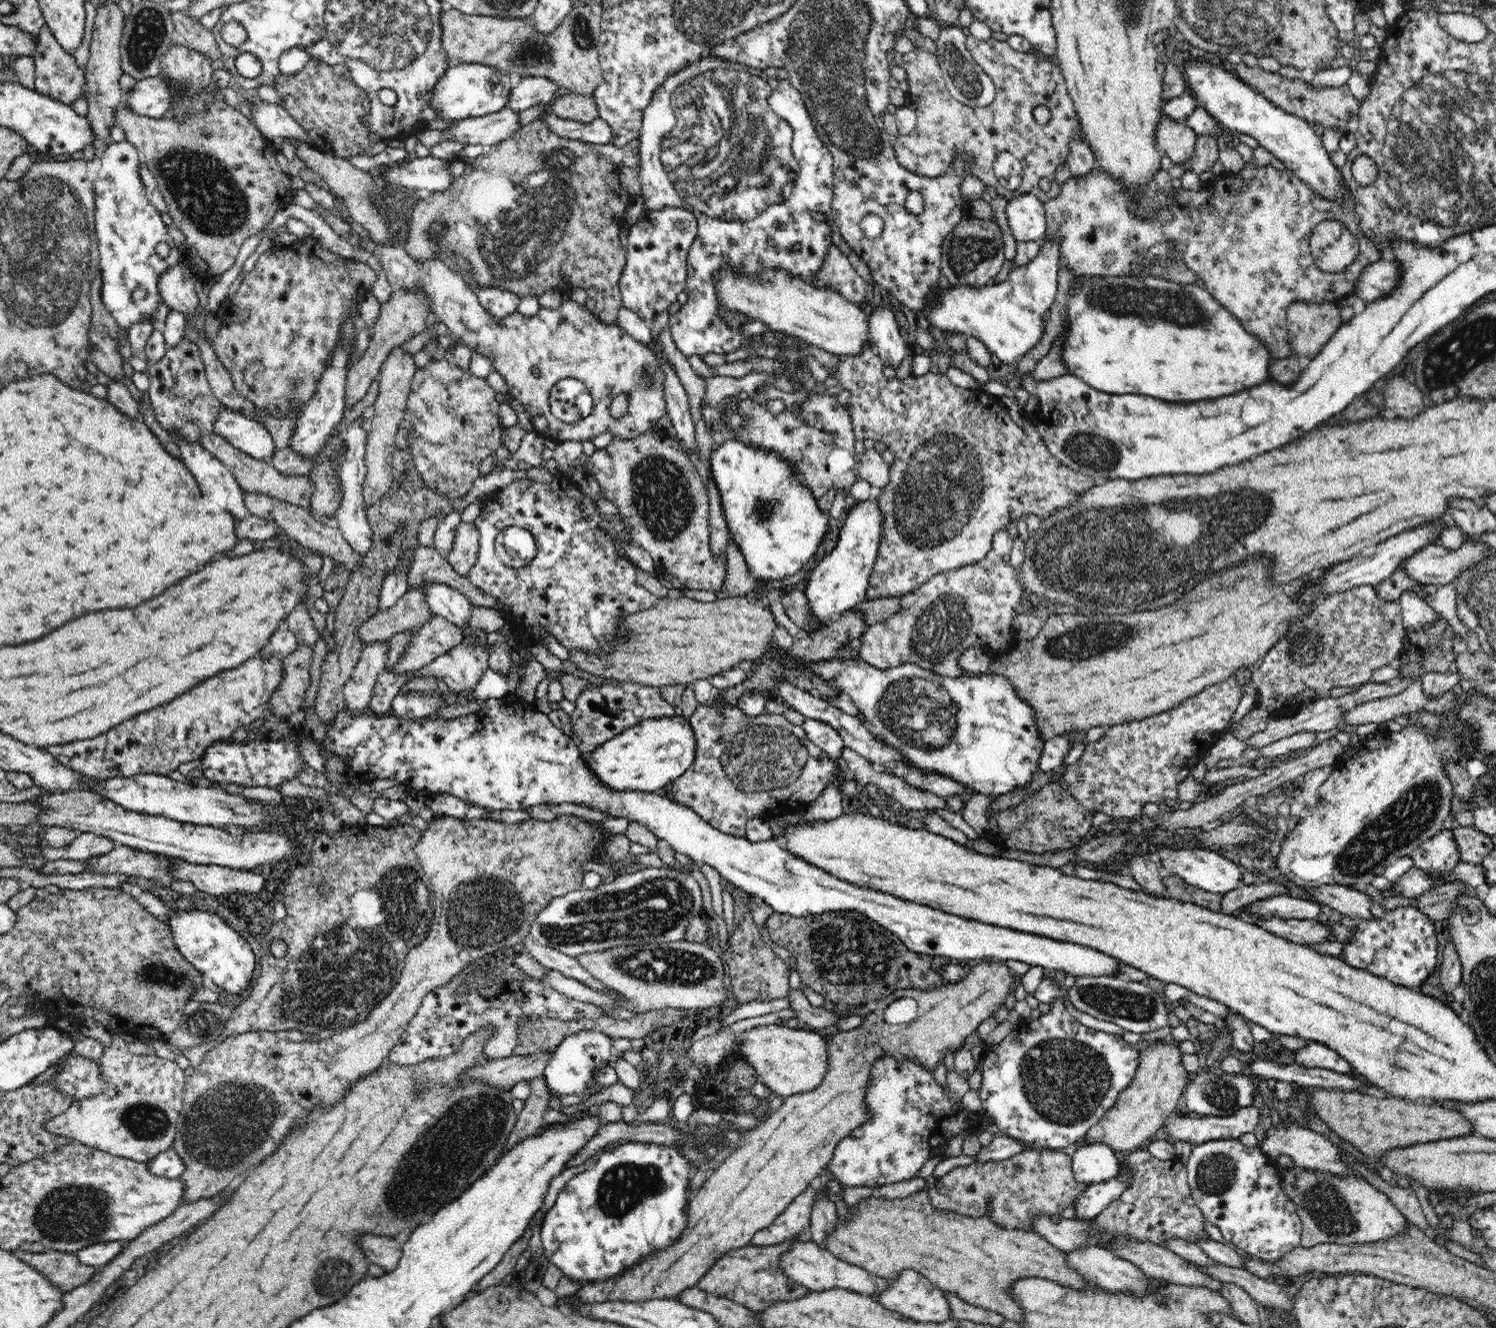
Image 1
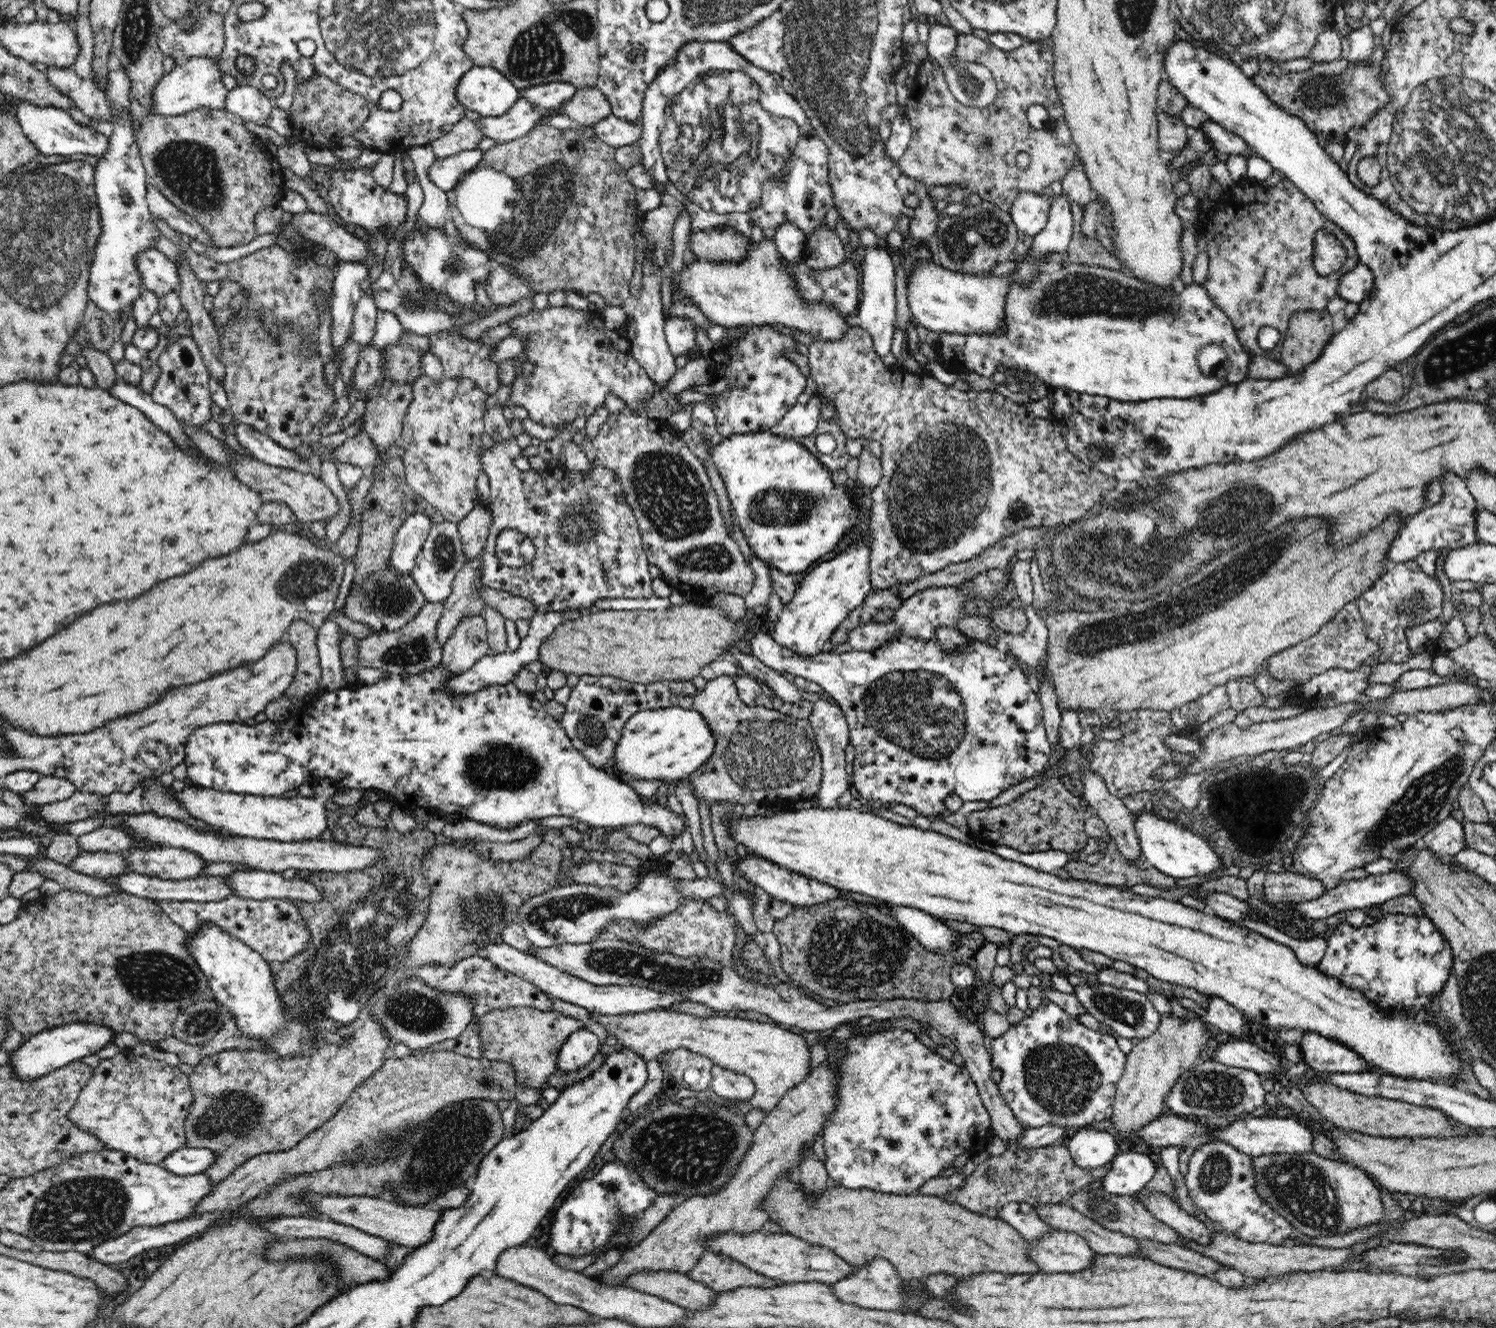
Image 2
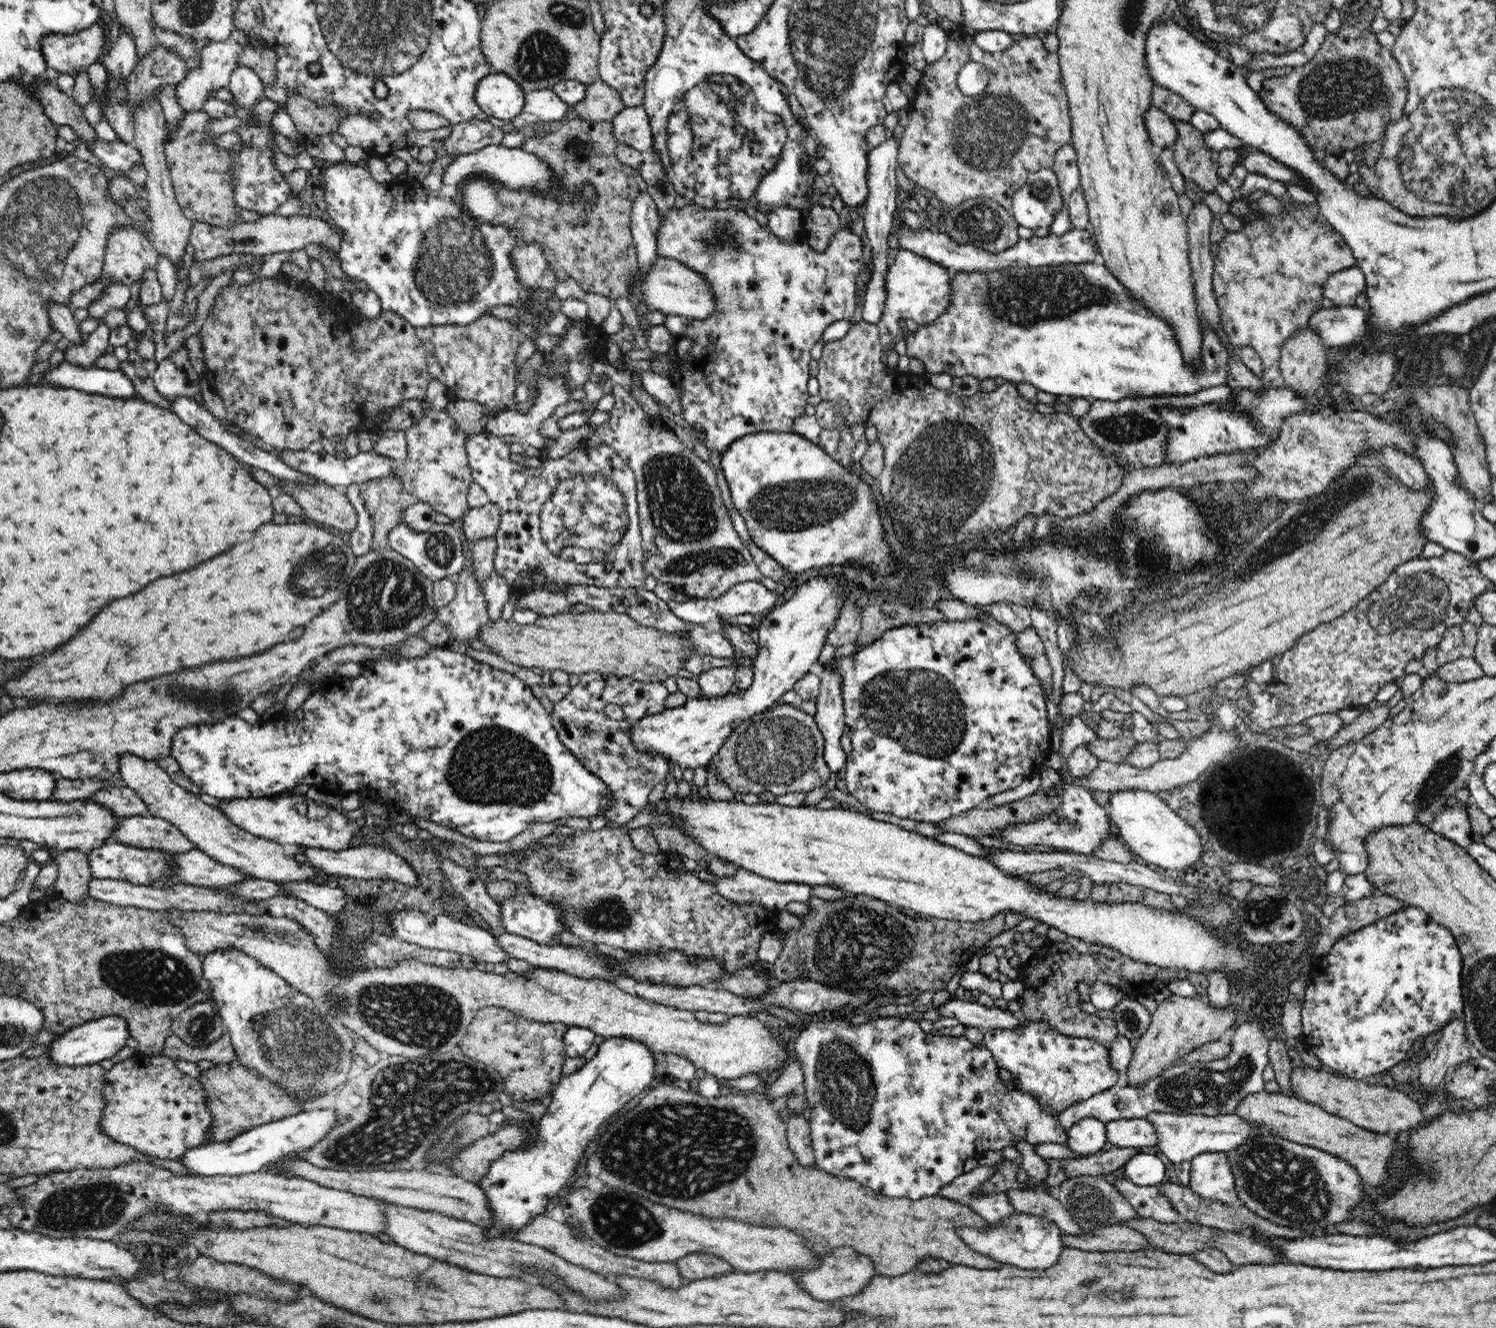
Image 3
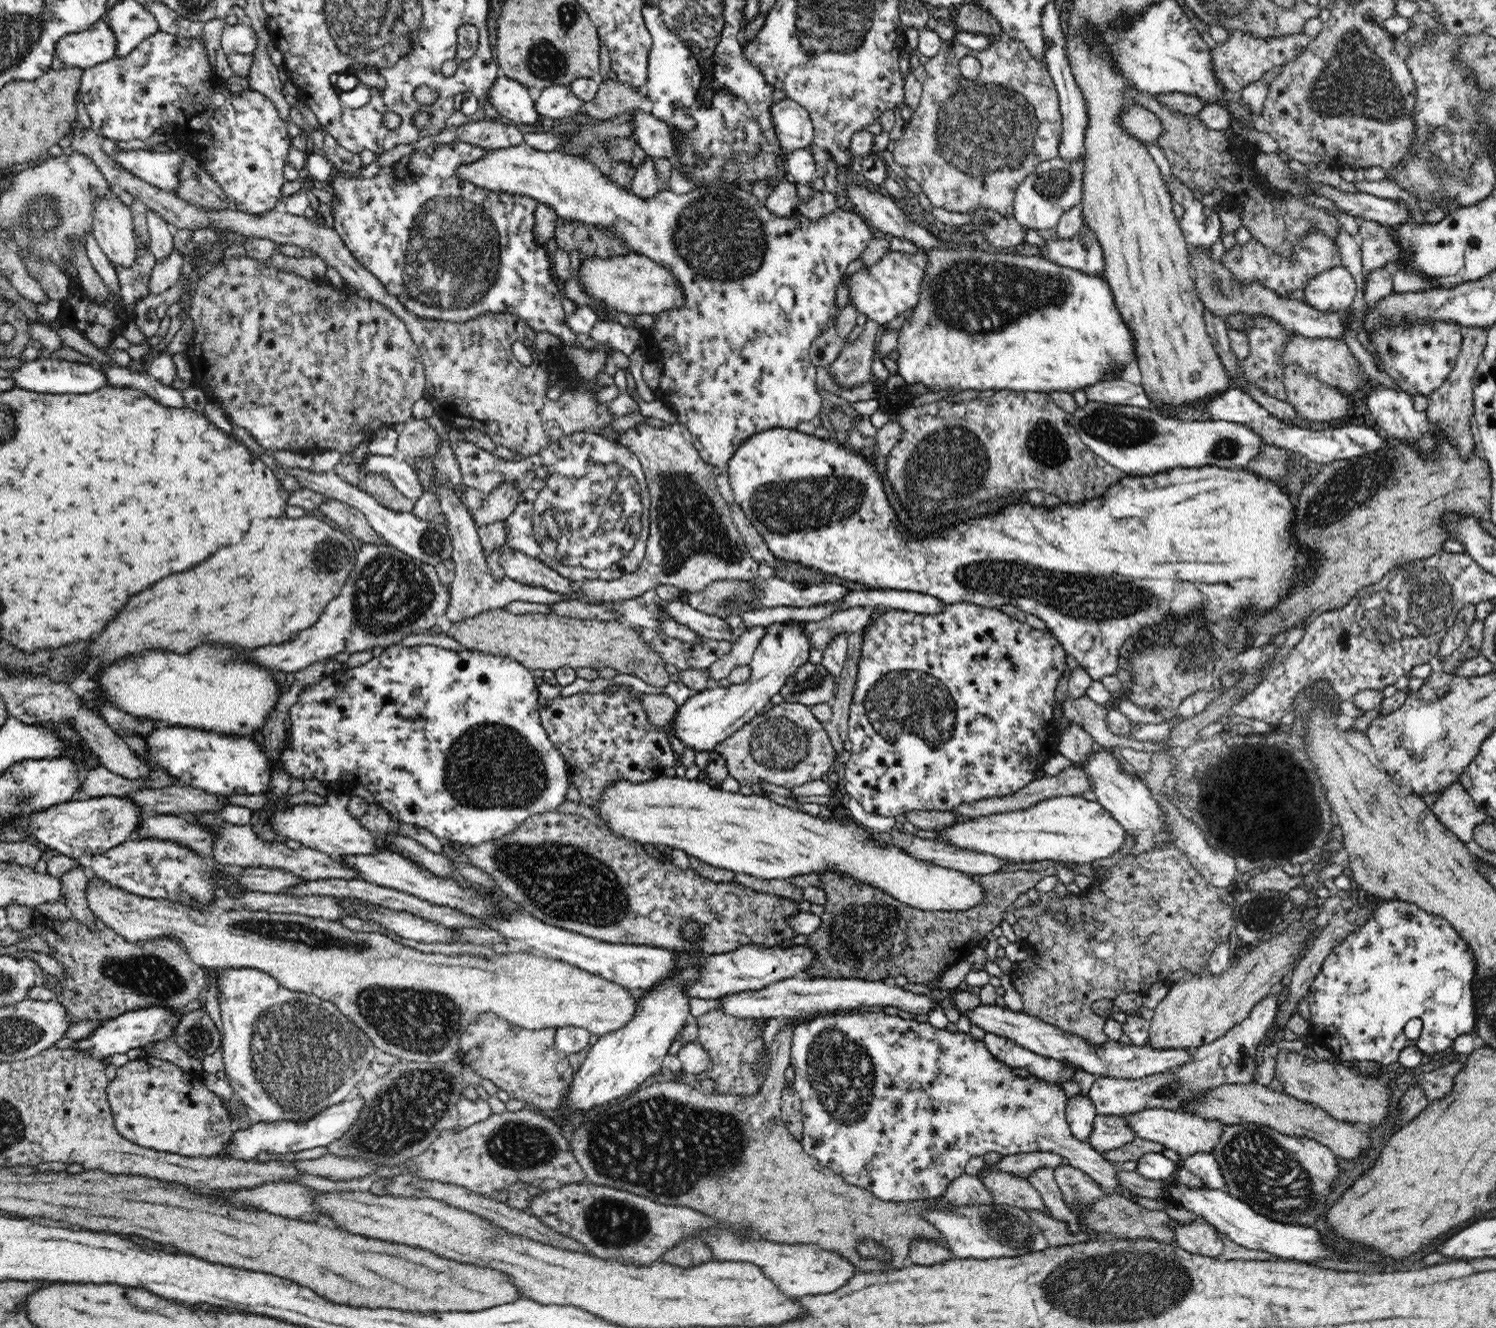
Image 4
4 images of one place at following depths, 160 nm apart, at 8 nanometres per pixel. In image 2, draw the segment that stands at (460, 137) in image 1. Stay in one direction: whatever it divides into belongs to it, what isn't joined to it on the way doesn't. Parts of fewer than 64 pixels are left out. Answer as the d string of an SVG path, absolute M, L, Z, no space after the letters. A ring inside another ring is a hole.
M520 97L502 116L480 117L476 119L475 124L484 133L484 138L502 144L522 138L532 131L532 128L539 124L539 120L543 120L546 113L548 112L532 107L530 101Z

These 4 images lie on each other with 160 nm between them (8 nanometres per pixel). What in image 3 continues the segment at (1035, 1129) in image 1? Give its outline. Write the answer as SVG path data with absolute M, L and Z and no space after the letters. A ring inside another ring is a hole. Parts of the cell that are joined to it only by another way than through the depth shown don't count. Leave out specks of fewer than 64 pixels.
M1026 1019L1018 1028L992 1028L985 1031L982 1043L996 1064L1011 1073L1008 1086L1032 1095L1040 1111L1055 1117L1072 1105L1118 1085L1119 1072L1111 1064L1109 1048L1091 1036L1066 1036L1047 1020Z

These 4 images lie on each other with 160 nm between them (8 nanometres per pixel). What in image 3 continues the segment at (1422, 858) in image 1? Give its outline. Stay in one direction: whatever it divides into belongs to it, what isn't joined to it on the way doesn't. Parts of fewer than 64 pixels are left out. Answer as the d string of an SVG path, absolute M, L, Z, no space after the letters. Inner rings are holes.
M1464 807L1444 808L1444 812L1440 812L1440 816L1436 816L1436 820L1429 828L1437 836L1442 836L1445 840L1458 844L1464 849L1467 849L1476 839Z

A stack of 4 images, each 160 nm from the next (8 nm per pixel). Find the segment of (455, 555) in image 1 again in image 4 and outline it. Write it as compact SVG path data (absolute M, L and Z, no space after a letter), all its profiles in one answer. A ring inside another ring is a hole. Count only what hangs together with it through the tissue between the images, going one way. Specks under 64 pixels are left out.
M516 481L496 487L487 494L482 506L472 512L472 520L477 527L504 522L512 514L518 502L518 496L520 496L520 489L518 489Z

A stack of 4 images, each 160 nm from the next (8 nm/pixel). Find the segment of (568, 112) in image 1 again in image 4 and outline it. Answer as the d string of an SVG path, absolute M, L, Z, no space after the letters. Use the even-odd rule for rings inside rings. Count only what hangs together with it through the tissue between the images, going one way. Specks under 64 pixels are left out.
M607 78L599 80L598 92L592 100L583 103L582 110L586 119L600 122L636 111L642 101L642 94L634 87Z

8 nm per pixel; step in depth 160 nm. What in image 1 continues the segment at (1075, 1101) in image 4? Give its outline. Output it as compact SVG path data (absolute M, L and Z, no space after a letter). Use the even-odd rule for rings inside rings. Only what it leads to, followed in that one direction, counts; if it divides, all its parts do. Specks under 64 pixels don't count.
M1081 1144L1071 1158L1071 1170L1076 1181L1090 1186L1118 1175L1120 1159L1121 1156L1106 1144Z

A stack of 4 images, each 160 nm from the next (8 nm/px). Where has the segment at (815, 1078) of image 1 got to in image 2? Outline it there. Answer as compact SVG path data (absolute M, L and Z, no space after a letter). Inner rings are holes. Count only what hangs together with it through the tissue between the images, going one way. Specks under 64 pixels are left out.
M660 1009L618 1016L598 1014L591 1014L591 1016L602 1024L609 1034L614 1034L618 1038L620 1045L630 1049L646 1062L657 1059L661 1052L668 1053L668 1050L687 1048L692 1052L707 1056L716 1066L723 1066L728 1070L735 1070L740 1074L749 1076L755 1085L756 1091L752 1098L746 1101L728 1102L726 1104L728 1111L734 1112L736 1115L740 1115L740 1117L744 1117L753 1109L761 1110L763 1114L767 1114L778 1104L778 1101L784 1094L787 1094L792 1088L806 1080L806 1077L813 1070L810 1046L807 1045L803 1035L784 1029L784 1027L779 1027L776 1023L753 1020L749 1015L745 1019L717 1016L700 1018Z

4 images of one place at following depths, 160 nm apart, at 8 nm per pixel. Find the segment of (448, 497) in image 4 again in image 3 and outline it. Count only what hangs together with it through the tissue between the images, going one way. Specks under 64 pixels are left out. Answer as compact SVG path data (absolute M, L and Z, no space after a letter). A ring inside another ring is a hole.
M464 538L465 565L455 578L457 587L454 600L448 606L444 606L436 615L440 619L441 624L450 633L453 643L455 642L455 644L452 643L450 648L454 651L464 653L464 655L469 655L467 652L474 649L470 641L478 639L480 629L490 621L490 617L487 616L487 603L483 587L478 584L478 581L474 581L472 571L470 571L470 564L472 564L472 559L470 559L470 545L470 542L467 542Z

